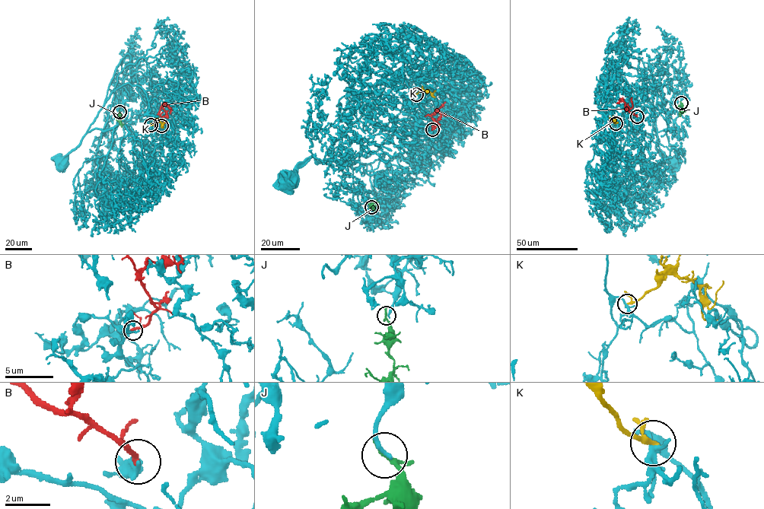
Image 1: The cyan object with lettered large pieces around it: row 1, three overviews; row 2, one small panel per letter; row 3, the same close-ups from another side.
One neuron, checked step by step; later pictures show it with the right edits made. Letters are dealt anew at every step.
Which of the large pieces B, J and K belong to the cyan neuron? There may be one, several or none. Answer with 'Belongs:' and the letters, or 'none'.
Belongs: none

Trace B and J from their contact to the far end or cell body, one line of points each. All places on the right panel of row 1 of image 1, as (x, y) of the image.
B: (637, 116), (625, 108), (622, 99), (625, 106)
J: (681, 103), (683, 109), (679, 116)

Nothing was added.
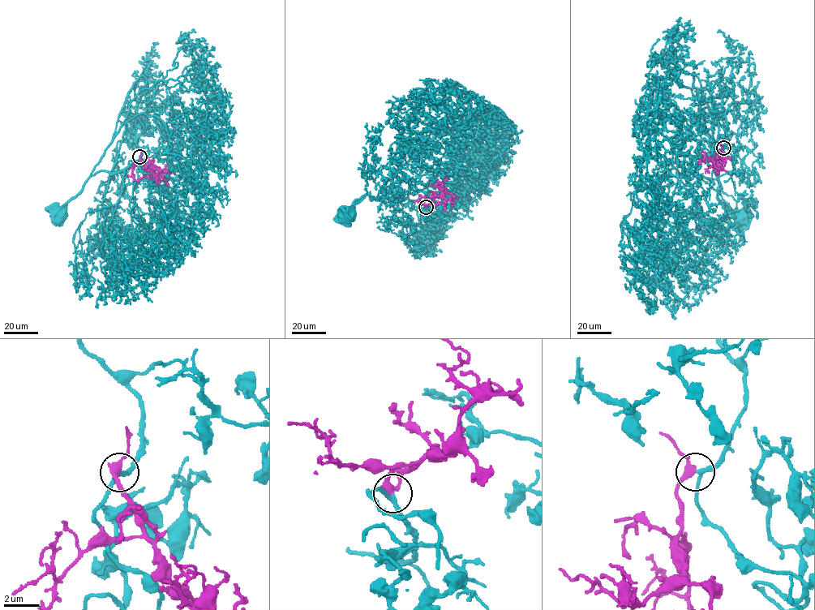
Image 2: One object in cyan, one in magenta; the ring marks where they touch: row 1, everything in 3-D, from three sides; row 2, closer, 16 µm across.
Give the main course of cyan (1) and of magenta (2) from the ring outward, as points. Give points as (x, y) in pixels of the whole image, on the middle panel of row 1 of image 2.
1: (426, 207), (428, 213), (422, 213), (419, 207), (410, 211), (411, 200), (403, 204), (367, 195), (350, 213)
2: (426, 207), (440, 195), (448, 199), (443, 192), (447, 191), (439, 182), (445, 180), (445, 176)

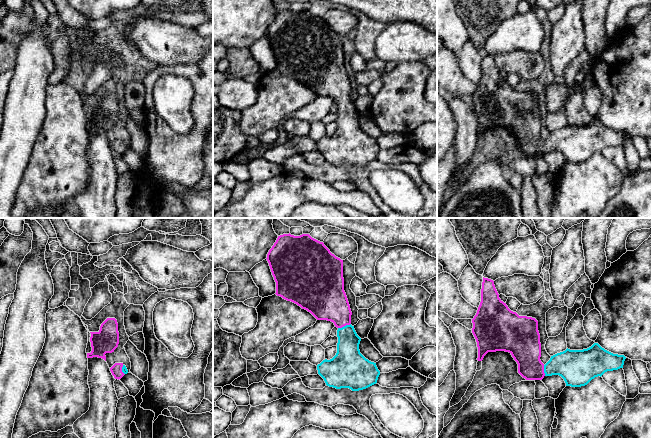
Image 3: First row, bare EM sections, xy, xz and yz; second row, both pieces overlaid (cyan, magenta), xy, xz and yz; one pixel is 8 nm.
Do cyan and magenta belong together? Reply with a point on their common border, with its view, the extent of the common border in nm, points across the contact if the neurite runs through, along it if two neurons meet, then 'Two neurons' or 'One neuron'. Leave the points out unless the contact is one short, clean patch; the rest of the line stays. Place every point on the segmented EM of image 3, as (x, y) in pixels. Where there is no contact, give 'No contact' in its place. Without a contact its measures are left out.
Touches cyan at xz (344, 326). Shared border 110 nm. Path across: xz (348, 356), (348, 339), (344, 326), (339, 312), (327, 300). One neuron

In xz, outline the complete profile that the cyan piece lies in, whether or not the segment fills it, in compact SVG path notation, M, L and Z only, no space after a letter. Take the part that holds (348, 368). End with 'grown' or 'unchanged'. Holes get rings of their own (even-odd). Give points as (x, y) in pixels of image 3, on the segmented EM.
M283 234L267 254L272 275L276 282L276 295L291 301L310 312L317 320L334 323L337 330L337 353L330 360L317 365L318 374L329 387L349 388L352 391L366 389L377 383L380 371L376 363L366 359L359 350L361 338L351 325L351 309L344 291L343 260L309 234L294 236Z; grown

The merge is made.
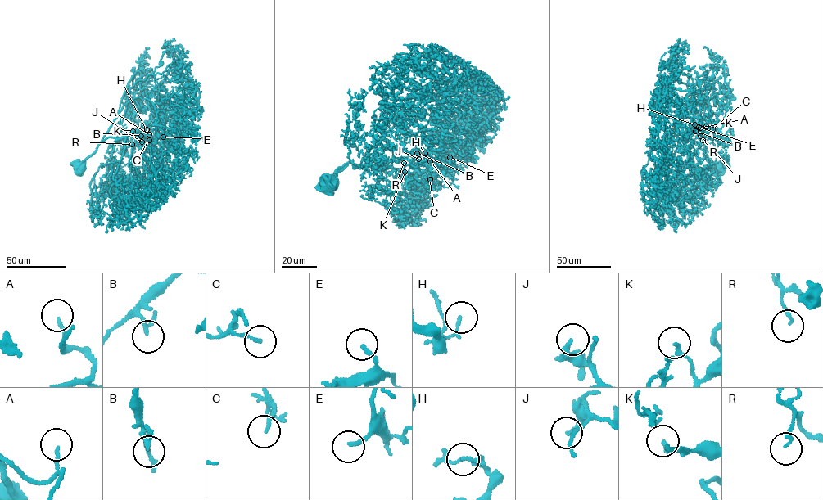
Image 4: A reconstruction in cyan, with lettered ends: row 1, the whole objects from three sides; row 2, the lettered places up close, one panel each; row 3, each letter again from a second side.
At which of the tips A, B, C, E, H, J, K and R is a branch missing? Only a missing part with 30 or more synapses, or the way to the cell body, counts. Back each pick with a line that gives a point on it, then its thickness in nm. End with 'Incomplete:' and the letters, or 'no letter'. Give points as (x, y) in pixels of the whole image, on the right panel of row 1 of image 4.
E: at (698, 127); 190 nm thick
Incomplete: E

